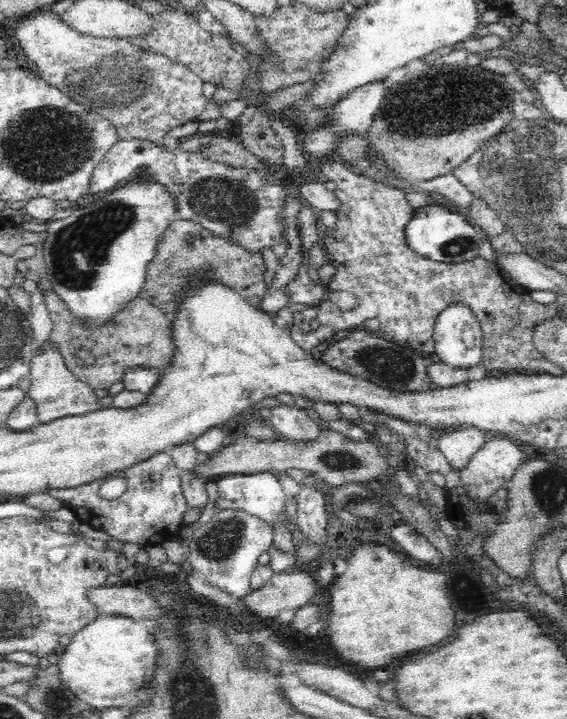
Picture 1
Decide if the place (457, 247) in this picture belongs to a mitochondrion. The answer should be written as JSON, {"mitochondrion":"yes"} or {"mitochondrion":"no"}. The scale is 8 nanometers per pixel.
{"mitochondrion":"yes"}

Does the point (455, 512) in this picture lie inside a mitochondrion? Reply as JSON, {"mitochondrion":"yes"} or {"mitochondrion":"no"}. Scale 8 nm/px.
{"mitochondrion":"no"}

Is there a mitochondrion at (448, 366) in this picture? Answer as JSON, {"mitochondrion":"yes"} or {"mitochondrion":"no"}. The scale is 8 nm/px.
{"mitochondrion":"no"}

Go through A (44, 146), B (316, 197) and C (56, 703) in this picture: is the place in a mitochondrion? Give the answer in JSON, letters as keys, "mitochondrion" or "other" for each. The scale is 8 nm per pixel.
{"A":"mitochondrion","B":"other","C":"mitochondrion"}

